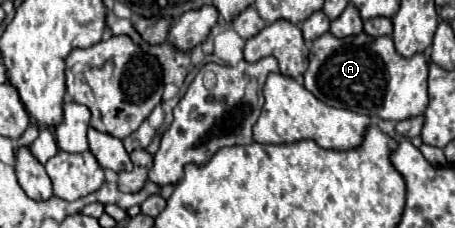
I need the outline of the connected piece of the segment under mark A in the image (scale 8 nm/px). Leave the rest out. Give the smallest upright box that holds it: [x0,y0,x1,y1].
[305,31,429,121]

